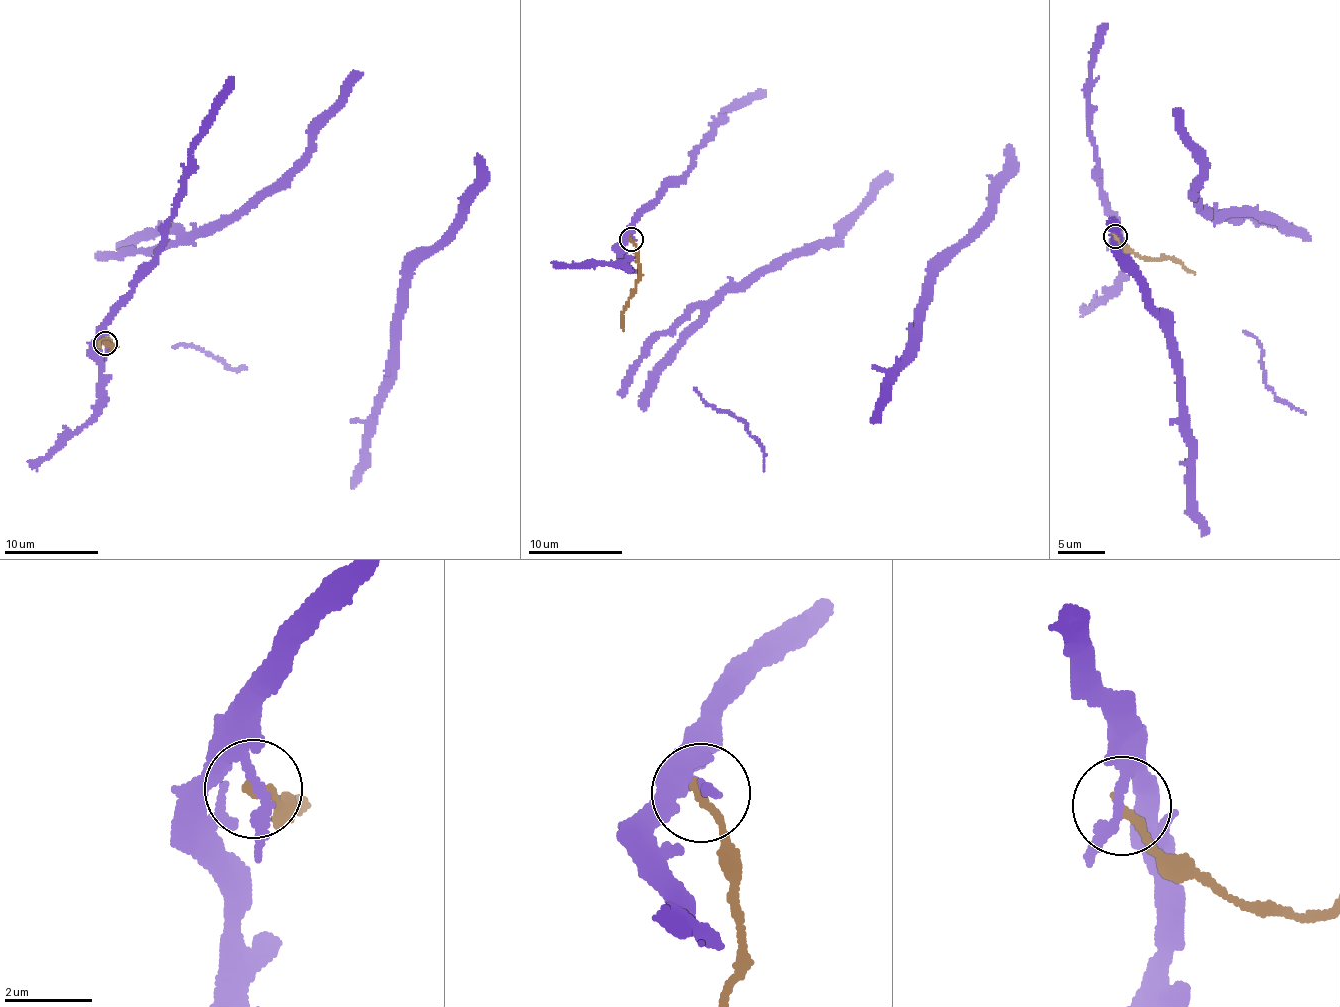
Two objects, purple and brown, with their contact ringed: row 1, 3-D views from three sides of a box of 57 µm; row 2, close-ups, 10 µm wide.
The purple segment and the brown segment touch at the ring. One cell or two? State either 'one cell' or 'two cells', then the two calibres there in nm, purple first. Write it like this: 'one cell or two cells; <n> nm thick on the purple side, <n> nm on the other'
two cells; 200 nm thick on the purple side, 200 nm on the other

